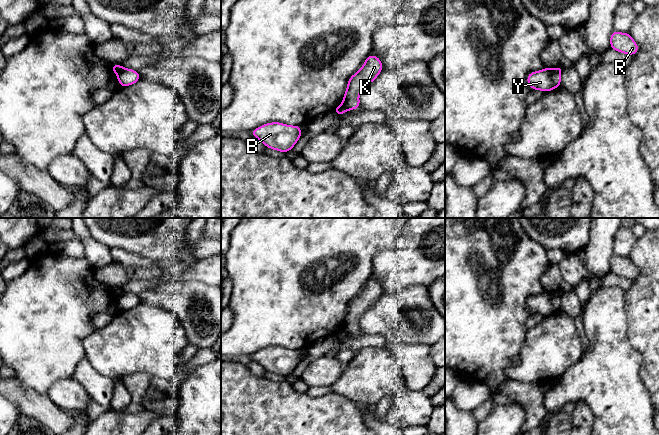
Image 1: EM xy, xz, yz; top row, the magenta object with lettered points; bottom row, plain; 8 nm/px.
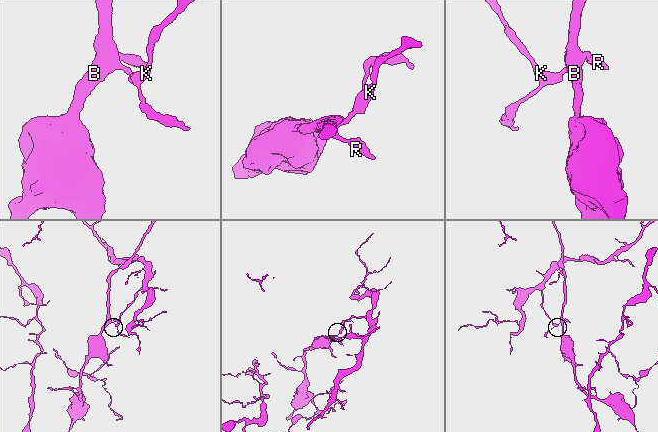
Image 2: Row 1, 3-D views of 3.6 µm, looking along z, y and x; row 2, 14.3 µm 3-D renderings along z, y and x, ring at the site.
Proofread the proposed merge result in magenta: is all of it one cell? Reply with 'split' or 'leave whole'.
split

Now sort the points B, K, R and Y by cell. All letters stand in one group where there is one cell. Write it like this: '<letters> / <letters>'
B R / K Y

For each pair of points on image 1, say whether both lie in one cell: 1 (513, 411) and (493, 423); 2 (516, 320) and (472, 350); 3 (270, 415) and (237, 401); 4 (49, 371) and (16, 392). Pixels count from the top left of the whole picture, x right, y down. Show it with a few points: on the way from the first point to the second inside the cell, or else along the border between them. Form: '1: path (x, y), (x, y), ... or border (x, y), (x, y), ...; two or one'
1: path (508, 416), (501, 423), (498, 423); one
2: path (505, 320), (502, 320), (483, 339); one
3: path (262, 415), (245, 401); one
4: border (14, 377), (24, 387), (33, 389), (46, 396); two

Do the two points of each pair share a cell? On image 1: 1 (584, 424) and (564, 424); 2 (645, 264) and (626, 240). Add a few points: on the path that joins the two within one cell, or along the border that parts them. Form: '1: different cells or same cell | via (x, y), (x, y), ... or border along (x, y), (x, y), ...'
1: different cells | border along (571, 414), (574, 424)
2: different cells | border along (637, 238), (628, 256)

